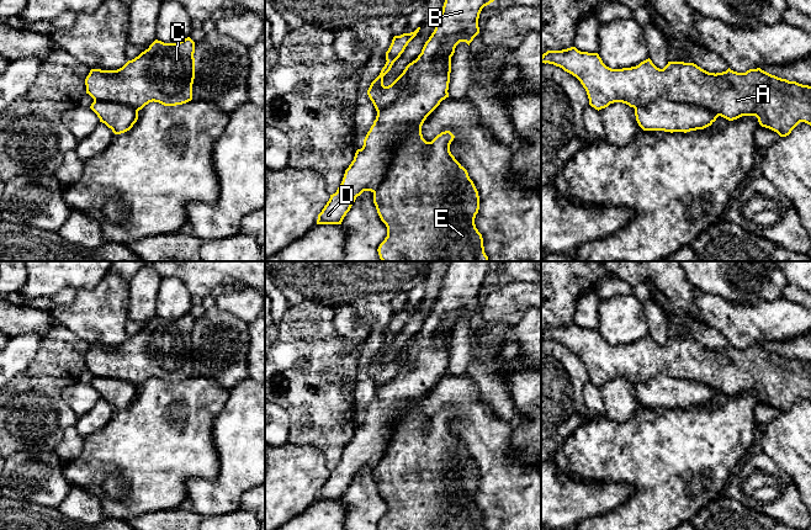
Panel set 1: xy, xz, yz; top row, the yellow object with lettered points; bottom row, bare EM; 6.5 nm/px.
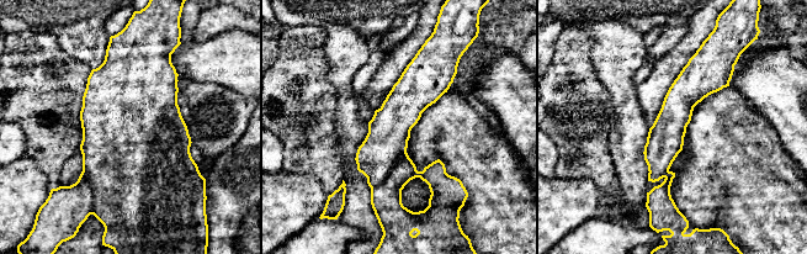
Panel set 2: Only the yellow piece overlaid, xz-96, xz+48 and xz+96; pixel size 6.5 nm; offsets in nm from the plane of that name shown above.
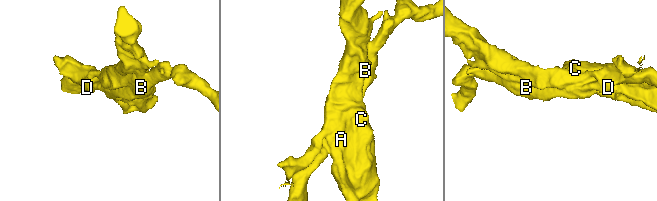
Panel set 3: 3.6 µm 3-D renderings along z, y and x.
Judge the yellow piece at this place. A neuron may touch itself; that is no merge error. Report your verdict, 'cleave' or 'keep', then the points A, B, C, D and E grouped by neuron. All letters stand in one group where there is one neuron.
keep; groups A B C D E

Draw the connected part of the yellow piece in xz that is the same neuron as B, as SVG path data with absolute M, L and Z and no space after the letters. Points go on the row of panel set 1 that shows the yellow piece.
M445 0L440 18L434 32L425 42L422 53L406 67L403 73L391 85L385 86L383 76L391 70L393 63L417 36L420 27L414 32L393 37L386 52L387 62L367 90L367 95L377 111L376 120L364 139L362 148L356 150L354 160L345 170L336 192L330 195L329 201L318 214L317 224L341 224L356 197L364 191L371 191L377 213L387 227L387 237L377 249L382 261L489 261L484 253L482 234L475 224L475 218L479 210L478 191L467 170L450 152L450 144L455 136L450 131L445 131L431 142L426 142L422 134L422 126L440 102L449 97L451 57L456 46L460 42L466 42L470 46L479 33L478 18L482 9L493 1Z

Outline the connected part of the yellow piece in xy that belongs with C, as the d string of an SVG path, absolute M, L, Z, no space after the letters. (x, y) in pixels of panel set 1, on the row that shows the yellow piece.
M187 37L177 43L155 39L148 49L117 70L91 69L85 79L86 94L94 102L90 108L100 122L115 134L129 131L138 120L138 111L149 102L164 106L182 105L192 100L195 79L195 42Z

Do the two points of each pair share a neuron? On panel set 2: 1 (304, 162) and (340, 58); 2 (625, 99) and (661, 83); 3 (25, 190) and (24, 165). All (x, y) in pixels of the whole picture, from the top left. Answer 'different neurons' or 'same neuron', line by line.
1: different neurons
2: different neurons
3: same neuron

